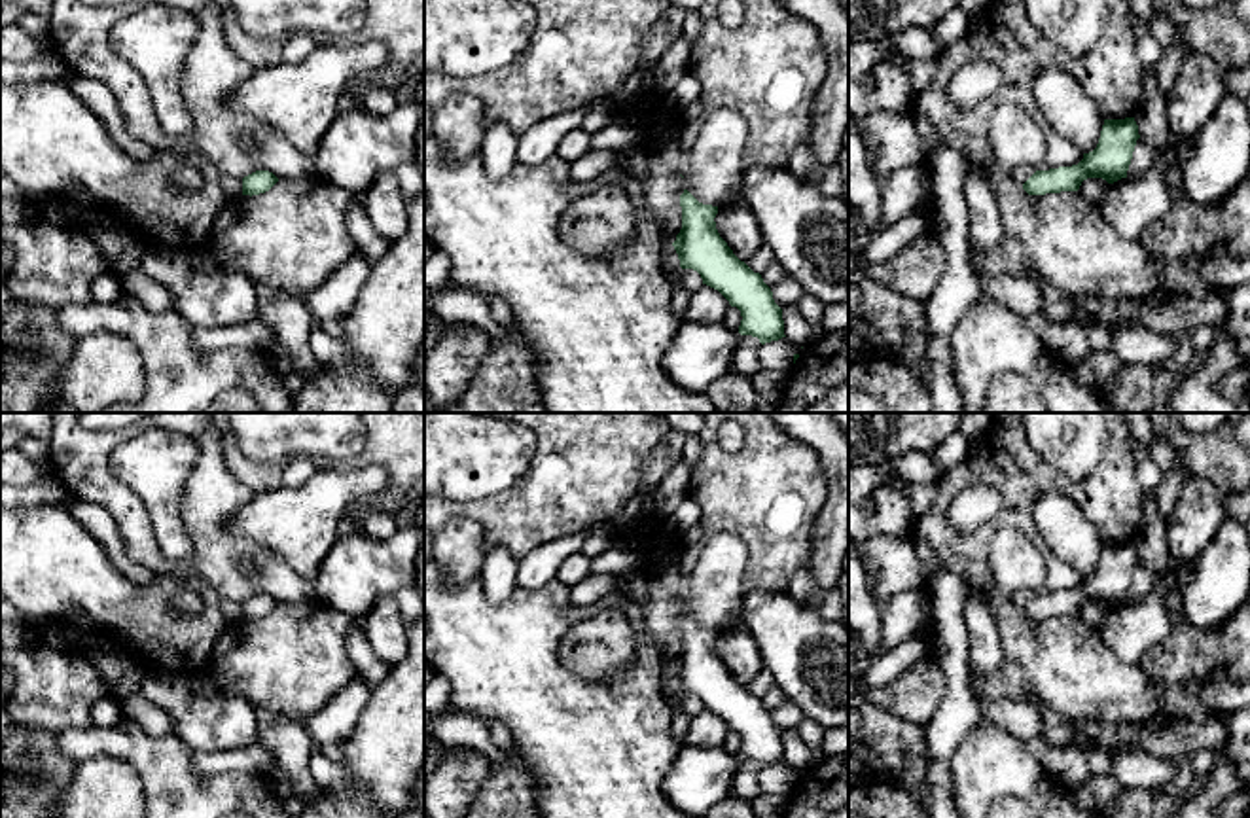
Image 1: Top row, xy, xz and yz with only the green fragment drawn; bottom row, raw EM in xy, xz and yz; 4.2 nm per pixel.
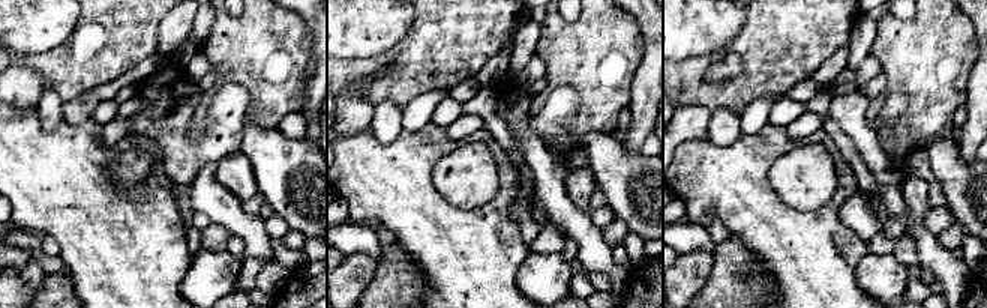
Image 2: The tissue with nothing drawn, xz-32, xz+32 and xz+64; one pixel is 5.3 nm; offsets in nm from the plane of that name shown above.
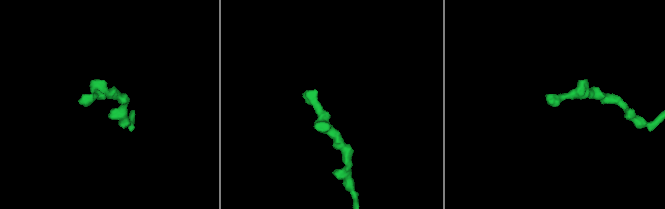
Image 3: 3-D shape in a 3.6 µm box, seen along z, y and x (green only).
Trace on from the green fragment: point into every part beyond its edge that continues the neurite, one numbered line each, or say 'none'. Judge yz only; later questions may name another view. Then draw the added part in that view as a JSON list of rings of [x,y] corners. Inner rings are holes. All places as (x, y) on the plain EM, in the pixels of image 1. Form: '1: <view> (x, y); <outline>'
none

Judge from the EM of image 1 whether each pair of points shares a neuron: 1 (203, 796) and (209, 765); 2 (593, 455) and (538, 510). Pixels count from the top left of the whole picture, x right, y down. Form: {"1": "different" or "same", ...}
{"1": "different", "2": "same"}

